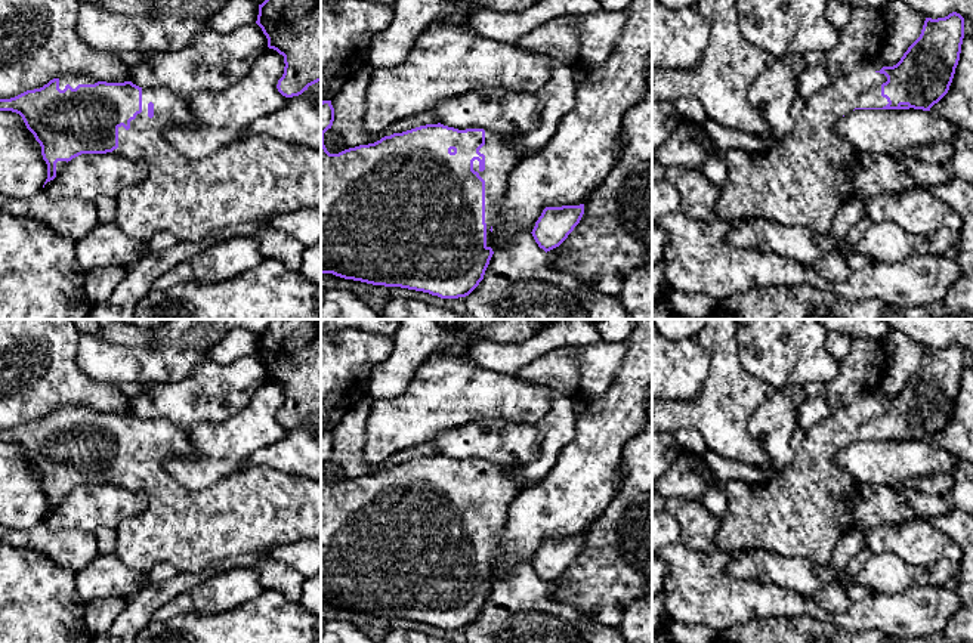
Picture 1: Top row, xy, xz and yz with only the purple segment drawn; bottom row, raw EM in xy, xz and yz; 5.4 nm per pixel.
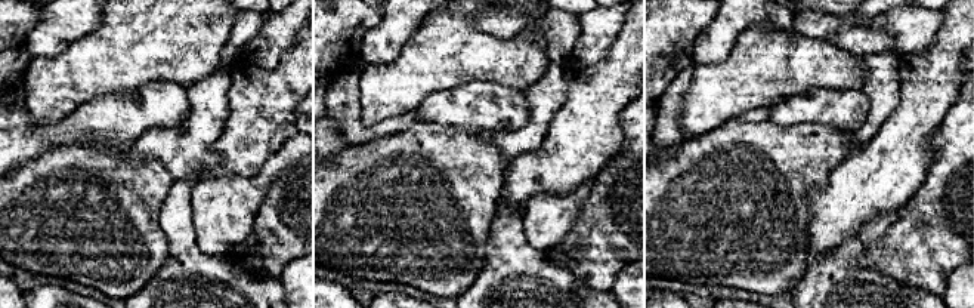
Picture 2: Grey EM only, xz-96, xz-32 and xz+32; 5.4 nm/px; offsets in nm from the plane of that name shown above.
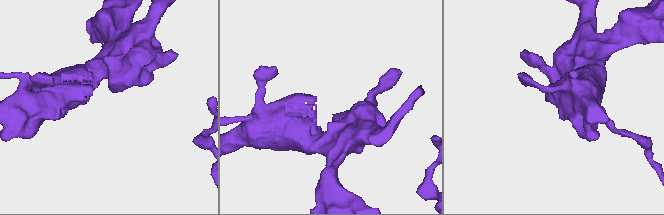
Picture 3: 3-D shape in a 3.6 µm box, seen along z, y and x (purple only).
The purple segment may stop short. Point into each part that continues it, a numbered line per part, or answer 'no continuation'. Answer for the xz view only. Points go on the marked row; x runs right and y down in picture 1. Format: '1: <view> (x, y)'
1: xz (500, 158)

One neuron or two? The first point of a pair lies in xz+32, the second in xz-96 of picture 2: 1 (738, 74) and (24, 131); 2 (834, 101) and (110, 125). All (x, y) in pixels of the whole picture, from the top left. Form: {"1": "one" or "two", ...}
{"1": "two", "2": "one"}

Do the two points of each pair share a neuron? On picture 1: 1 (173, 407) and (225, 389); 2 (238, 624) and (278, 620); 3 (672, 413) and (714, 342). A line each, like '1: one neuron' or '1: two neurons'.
1: one neuron
2: one neuron
3: one neuron

